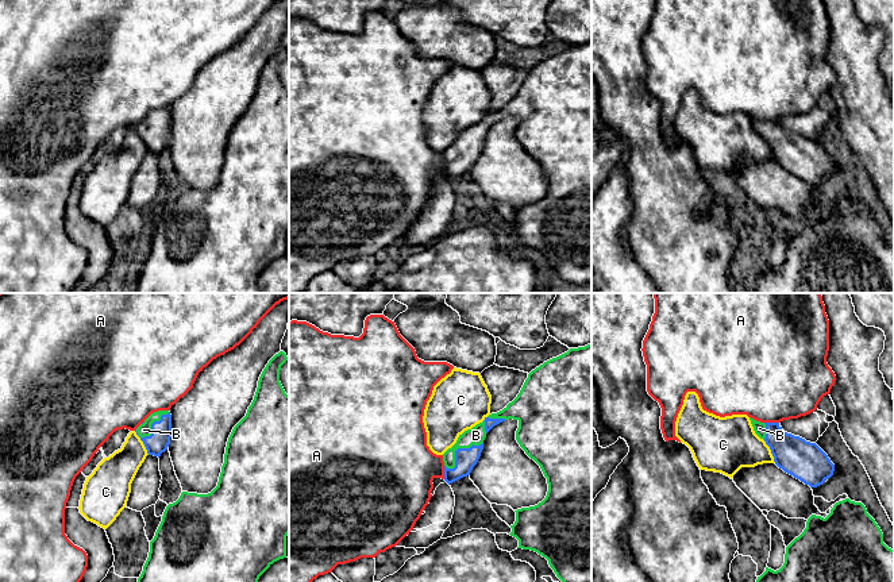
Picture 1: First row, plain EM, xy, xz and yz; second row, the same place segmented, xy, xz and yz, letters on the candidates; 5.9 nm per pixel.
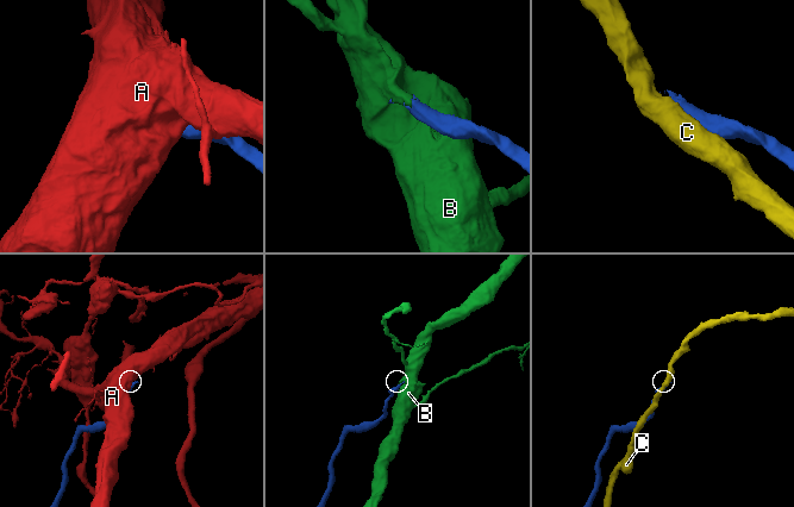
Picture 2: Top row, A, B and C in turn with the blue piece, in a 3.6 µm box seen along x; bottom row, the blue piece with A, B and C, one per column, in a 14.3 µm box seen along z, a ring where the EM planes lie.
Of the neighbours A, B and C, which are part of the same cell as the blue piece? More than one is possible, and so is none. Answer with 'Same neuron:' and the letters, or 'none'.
Same neuron: B

